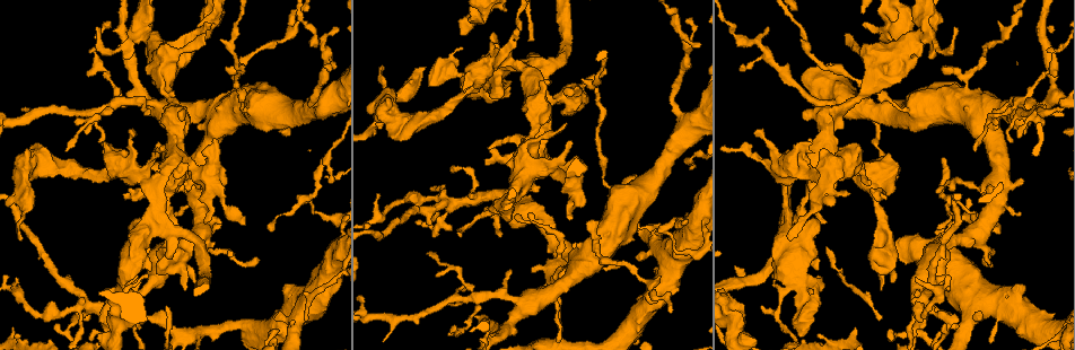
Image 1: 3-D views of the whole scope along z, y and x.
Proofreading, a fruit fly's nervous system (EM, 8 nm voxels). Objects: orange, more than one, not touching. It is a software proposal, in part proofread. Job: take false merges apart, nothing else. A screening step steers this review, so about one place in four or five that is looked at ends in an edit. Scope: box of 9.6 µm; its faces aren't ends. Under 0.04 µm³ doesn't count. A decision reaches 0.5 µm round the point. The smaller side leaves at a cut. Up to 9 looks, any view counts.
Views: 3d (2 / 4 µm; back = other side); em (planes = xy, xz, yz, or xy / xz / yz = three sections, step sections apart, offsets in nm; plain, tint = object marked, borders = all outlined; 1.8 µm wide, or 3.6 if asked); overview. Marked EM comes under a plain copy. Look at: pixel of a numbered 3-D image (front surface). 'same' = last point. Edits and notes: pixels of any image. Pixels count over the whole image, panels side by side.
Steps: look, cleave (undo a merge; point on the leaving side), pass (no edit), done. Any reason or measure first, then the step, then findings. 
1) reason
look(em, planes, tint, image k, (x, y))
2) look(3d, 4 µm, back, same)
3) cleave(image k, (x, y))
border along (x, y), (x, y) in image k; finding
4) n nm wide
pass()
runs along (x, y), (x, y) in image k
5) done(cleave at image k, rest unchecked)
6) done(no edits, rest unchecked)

look(em, 3.6 µm, xz, step 4, tint, image 1, (883, 249))

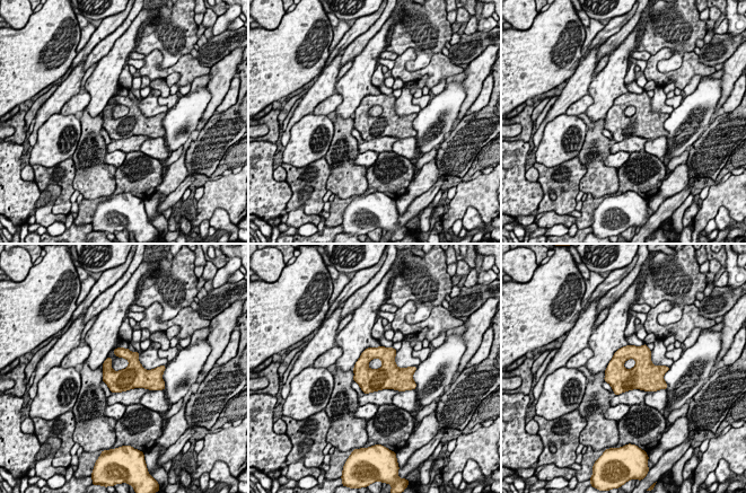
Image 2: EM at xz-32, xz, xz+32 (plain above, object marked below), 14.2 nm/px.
look(em, 3.6 µm, planes, tint, same)

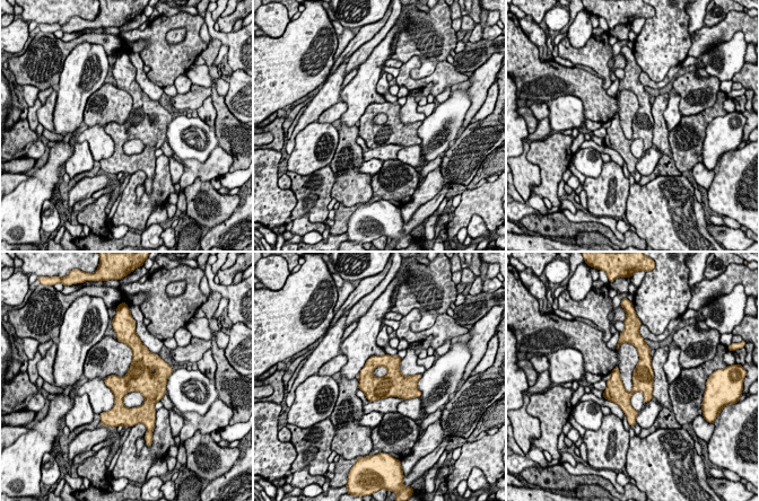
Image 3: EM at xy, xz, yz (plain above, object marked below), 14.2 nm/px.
pass()
one neuron here

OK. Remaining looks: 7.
calibre changes
look(3d, 4 µm, image 1, (987, 106))

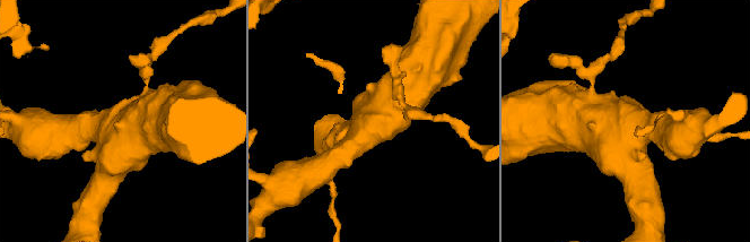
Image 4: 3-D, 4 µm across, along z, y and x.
look(em, xy, step 16, tint, image 4, (628, 124))

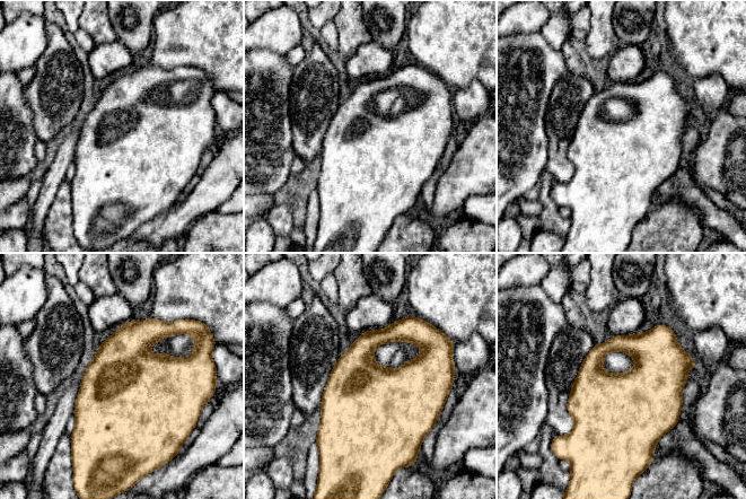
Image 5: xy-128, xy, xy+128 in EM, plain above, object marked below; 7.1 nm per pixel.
another direction
look(em, planes, borders, same)

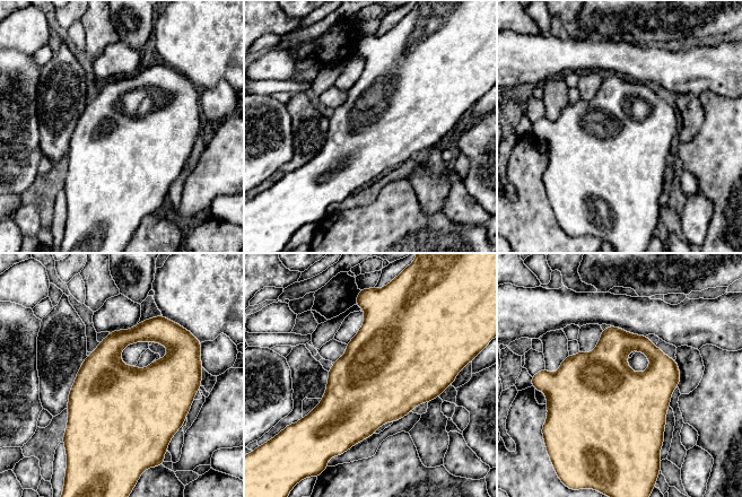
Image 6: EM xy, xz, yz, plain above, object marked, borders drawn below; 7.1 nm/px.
pass()
all the same neuron

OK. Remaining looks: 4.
sudden change in width
look(em, xz, step 16, tint, image 1, (886, 40))

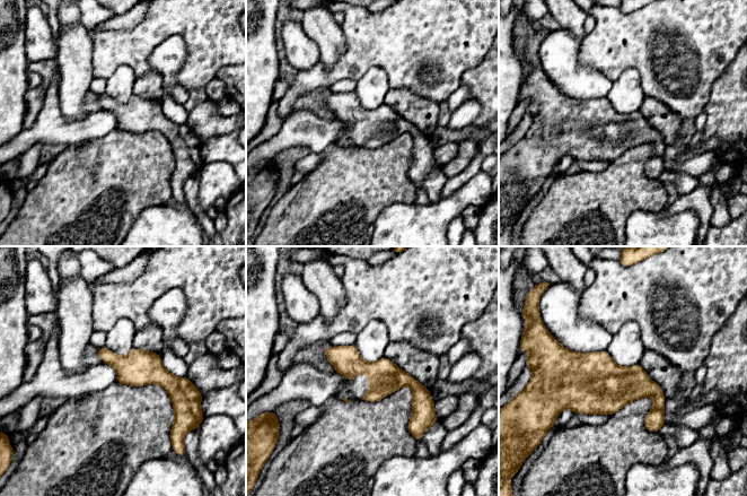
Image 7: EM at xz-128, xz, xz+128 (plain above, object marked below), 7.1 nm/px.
look(em, planes, tint, same)

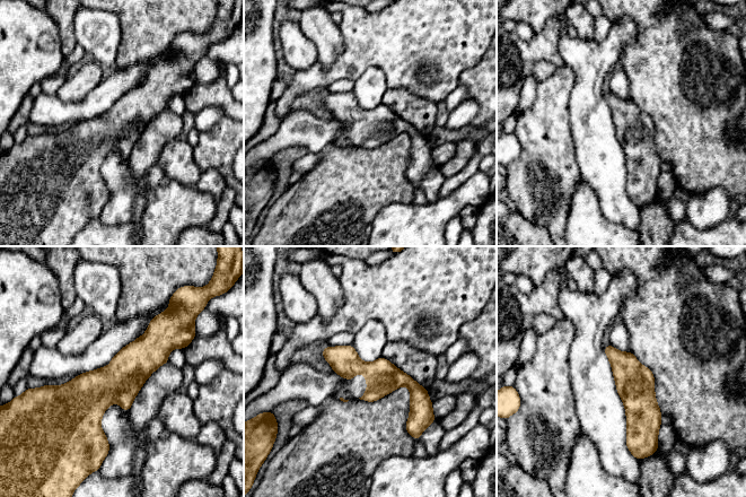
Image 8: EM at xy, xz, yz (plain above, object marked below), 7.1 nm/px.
pass()
runs along (178, 345), (95, 391), (52, 390) in image 8; one neuron here

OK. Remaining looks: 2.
a narrow waist
look(3d, 4 µm, image 1, (798, 286))

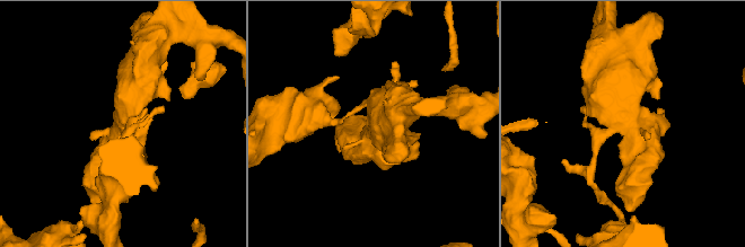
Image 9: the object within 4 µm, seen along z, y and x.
need the tissue
look(em, 3.6 µm, planes, tint, image 9, (625, 125))

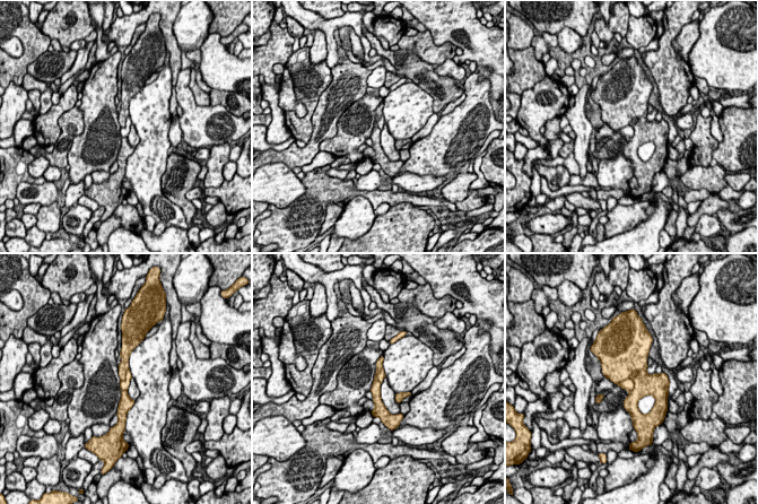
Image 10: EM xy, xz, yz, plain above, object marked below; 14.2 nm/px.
140 nm wide
cleave(image 10, (628, 384))
a second neuron is stuck on

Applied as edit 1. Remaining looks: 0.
done(cleave at image 10, rest unchecked)

